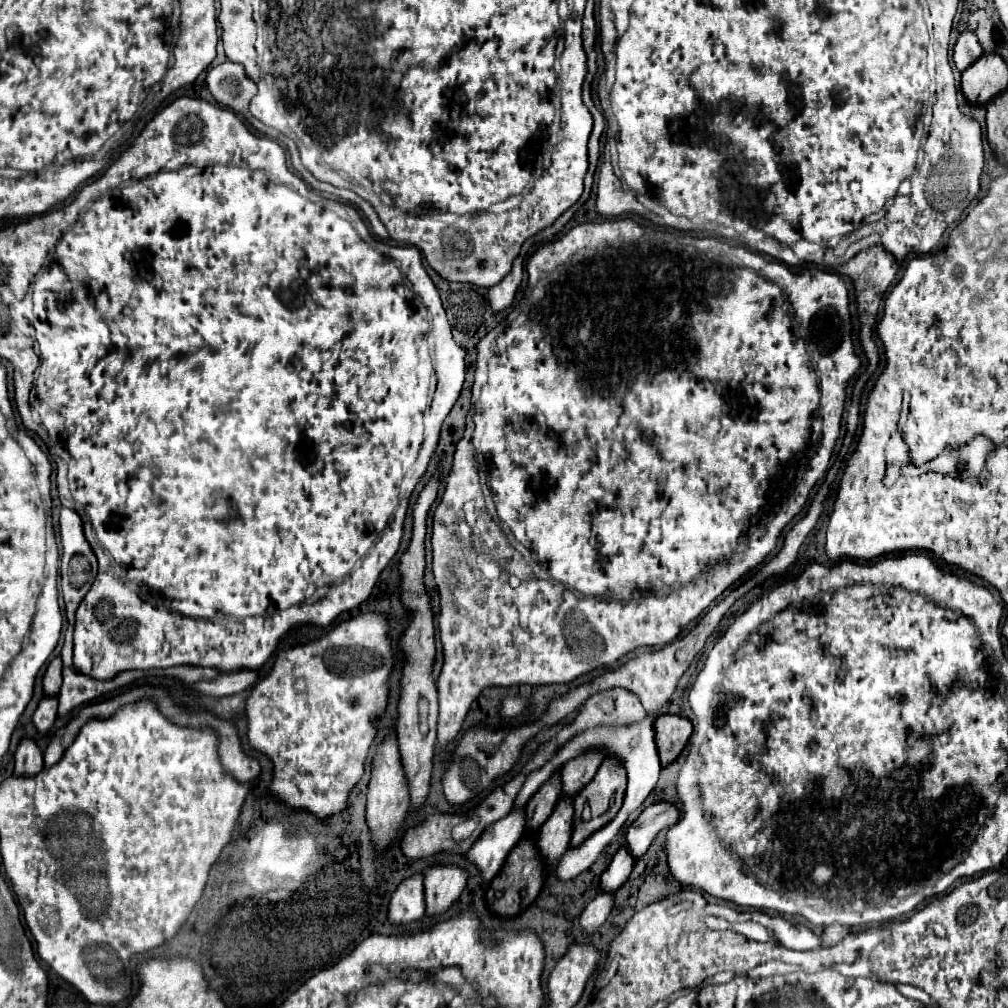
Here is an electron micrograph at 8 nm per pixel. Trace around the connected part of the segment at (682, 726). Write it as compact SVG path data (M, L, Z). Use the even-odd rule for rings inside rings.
M661 714L655 722L655 742L661 758L661 766L671 764L693 732L691 720L677 714Z

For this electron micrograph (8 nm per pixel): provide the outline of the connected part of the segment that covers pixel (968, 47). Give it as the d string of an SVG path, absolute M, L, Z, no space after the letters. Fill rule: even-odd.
M963 30L959 32L959 38L955 42L955 48L953 48L953 60L955 60L955 66L963 72L969 62L975 62L975 58L979 58L983 54L983 48L979 46L979 38L973 30Z

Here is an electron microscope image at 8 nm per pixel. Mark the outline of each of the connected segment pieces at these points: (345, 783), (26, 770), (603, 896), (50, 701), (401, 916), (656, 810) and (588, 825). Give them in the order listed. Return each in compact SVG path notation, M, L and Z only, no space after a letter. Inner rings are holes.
M361 614L349 622L343 622L339 624L337 628L333 628L331 632L327 632L325 636L321 636L319 640L311 642L311 644L305 644L305 646L297 646L297 648L291 648L287 652L281 652L275 660L275 666L271 668L269 676L265 676L251 692L251 696L247 698L247 720L249 720L249 744L255 748L255 750L261 750L263 754L267 754L271 760L273 760L273 782L269 786L269 790L285 804L289 804L291 808L295 810L307 810L307 812L313 812L317 818L329 818L341 810L345 810L347 806L347 796L349 796L349 790L359 782L359 778L363 776L363 768L365 768L365 760L367 760L367 752L369 752L369 746L375 738L375 726L373 726L373 716L381 714L387 706L387 678L389 678L389 672L393 668L393 650L391 650L391 644L389 644L389 638L387 638L387 622L383 616L379 614Z
M23 738L15 752L15 774L37 774L43 768L43 752L33 738Z
M601 892L601 894L597 894L585 906L585 910L581 914L581 930L583 930L583 934L591 936L607 920L607 916L613 910L613 904L615 904L615 894L613 892Z
M43 696L39 700L39 706L33 714L33 724L37 726L39 734L47 734L57 718L57 696Z
M413 872L393 892L389 902L389 920L393 924L407 924L425 916L423 878L425 876L421 872Z
M657 802L647 806L641 816L627 830L627 848L635 858L641 858L651 846L653 838L667 826L673 826L679 818L679 810L671 802Z
M607 756L603 760L603 764L599 766L595 778L591 784L587 784L579 794L575 794L575 826L573 826L573 838L571 838L571 846L577 846L579 842L583 842L583 838L589 838L595 830L599 830L601 826L605 826L611 818L615 818L615 814L619 812L621 804L623 804L623 796L627 790L627 770L623 766L623 762L619 758ZM585 810L589 810L589 818L585 818Z

